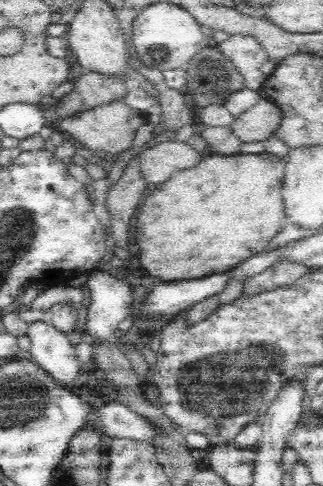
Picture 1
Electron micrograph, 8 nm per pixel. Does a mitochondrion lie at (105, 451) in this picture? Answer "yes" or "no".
no

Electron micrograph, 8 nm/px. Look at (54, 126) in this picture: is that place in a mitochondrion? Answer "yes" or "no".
no

